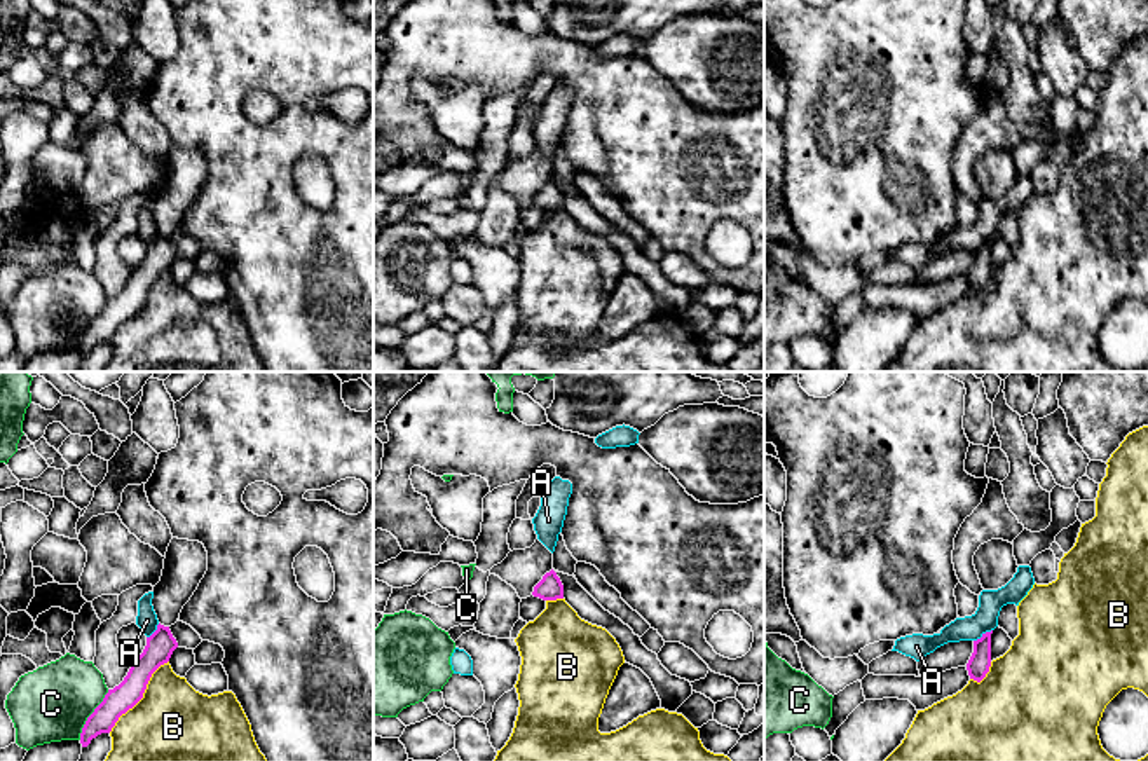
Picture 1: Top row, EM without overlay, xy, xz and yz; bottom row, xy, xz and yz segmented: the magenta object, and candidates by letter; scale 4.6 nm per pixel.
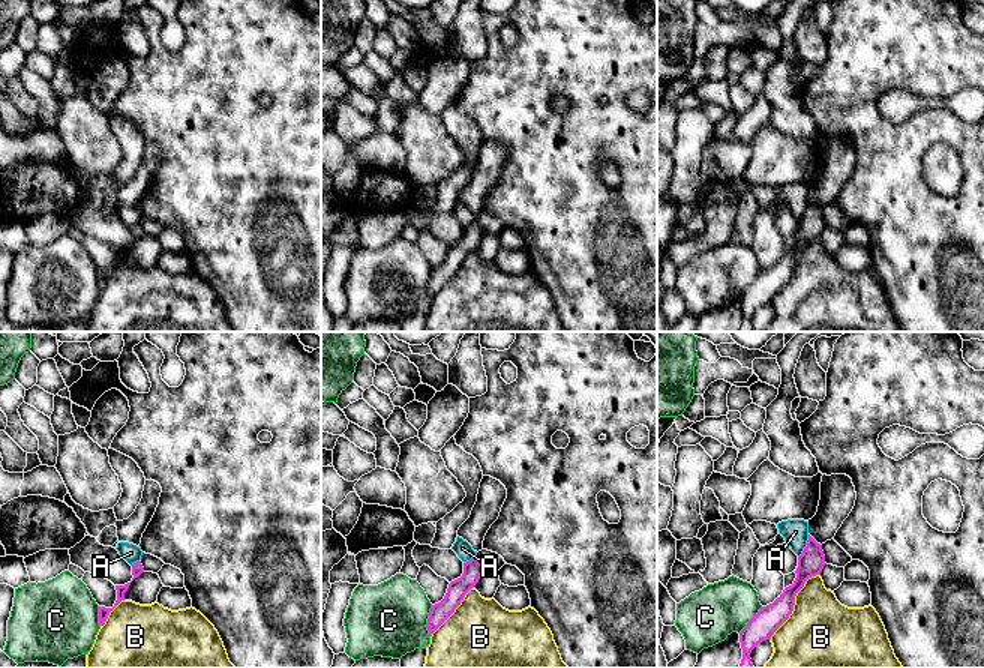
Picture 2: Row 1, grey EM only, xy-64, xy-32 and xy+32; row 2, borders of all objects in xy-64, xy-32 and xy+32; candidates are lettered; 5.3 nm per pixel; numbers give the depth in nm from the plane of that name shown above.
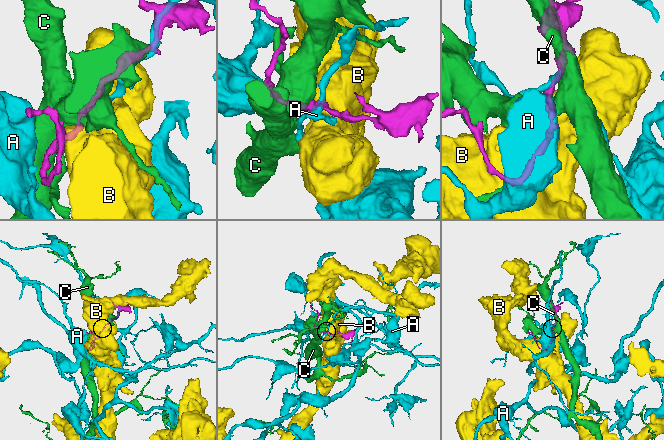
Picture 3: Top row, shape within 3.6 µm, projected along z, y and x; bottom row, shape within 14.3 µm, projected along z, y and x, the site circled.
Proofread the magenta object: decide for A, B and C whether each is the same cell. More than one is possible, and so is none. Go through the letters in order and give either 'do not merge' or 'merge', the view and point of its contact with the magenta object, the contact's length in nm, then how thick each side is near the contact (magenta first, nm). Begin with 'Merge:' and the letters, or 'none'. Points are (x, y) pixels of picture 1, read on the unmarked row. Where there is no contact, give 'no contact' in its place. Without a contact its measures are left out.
Merge: none
A: do not merge | yz (983, 243) | 110 nm | 100/110 nm
B: do not merge | xy (142, 306) | 440 nm | 130/480 nm
C: do not merge | xy (91, 323) | 280 nm | 120/340 nm

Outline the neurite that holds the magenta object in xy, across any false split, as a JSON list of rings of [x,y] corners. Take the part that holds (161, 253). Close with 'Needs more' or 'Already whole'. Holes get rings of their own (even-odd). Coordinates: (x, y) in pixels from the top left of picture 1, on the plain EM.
[[[159,232],[157,239],[147,246],[143,262],[133,269],[124,290],[113,298],[108,298],[103,311],[87,326],[80,342],[82,356],[87,356],[98,344],[112,340],[119,326],[143,307],[152,283],[169,271],[176,257],[178,251],[169,236]]]. Already whole

